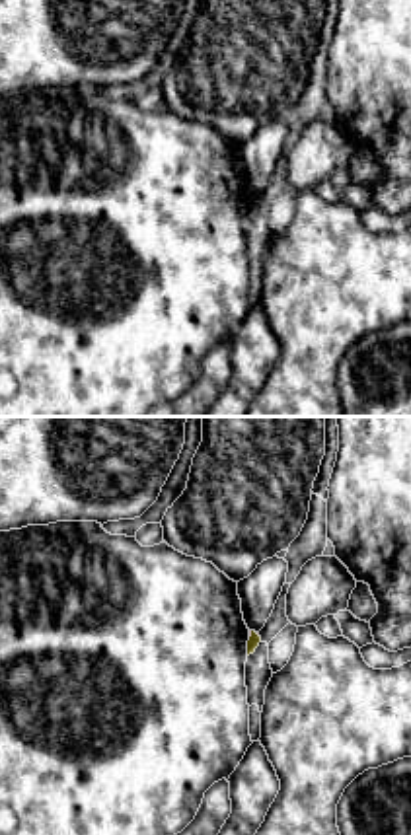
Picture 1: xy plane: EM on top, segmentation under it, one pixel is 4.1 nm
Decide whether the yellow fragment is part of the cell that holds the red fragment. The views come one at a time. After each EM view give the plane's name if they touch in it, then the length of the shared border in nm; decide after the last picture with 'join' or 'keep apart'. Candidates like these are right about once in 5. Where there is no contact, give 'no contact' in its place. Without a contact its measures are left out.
meets red in xy; contact 30 nm long

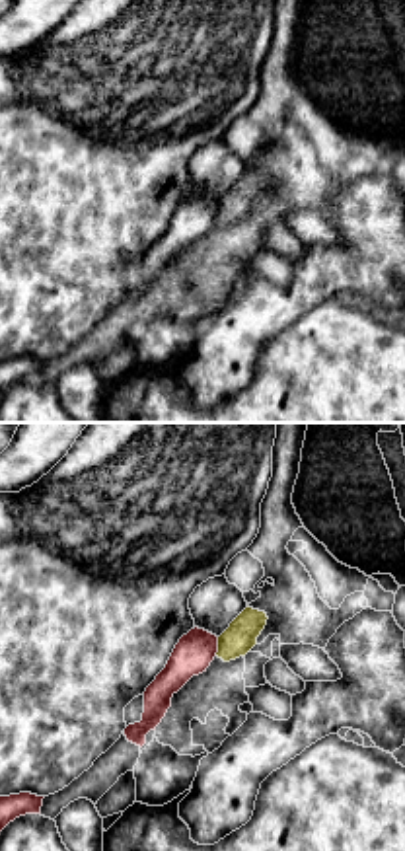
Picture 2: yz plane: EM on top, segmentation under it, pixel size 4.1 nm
meets red in yz; contact 80 nm long

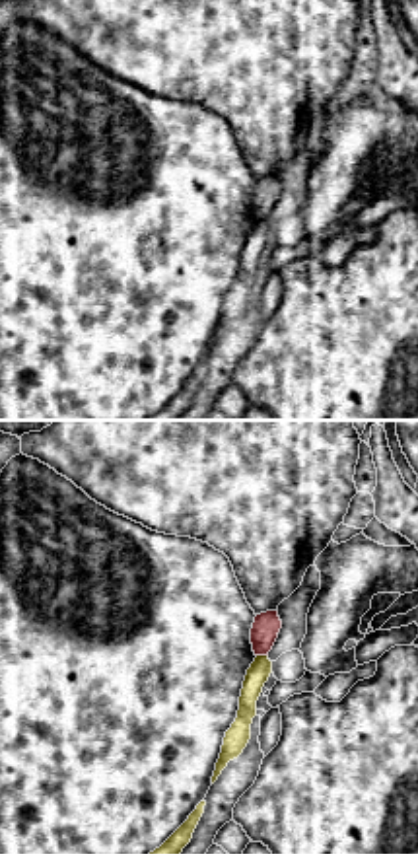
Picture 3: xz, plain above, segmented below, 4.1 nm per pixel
meets red in xz; contact 50 nm long

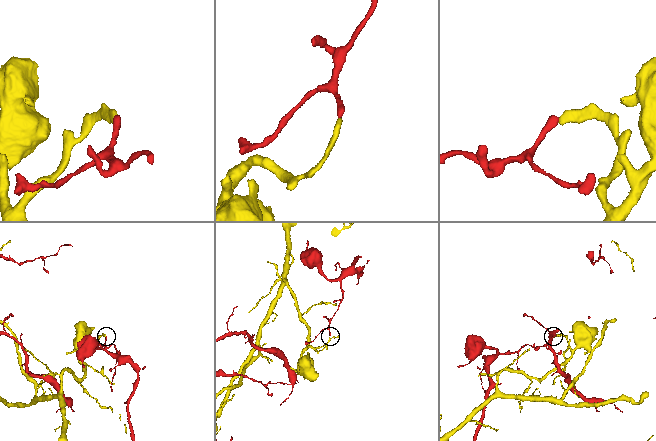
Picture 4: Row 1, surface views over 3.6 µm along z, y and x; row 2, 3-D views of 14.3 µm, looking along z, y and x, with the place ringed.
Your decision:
keep apart

